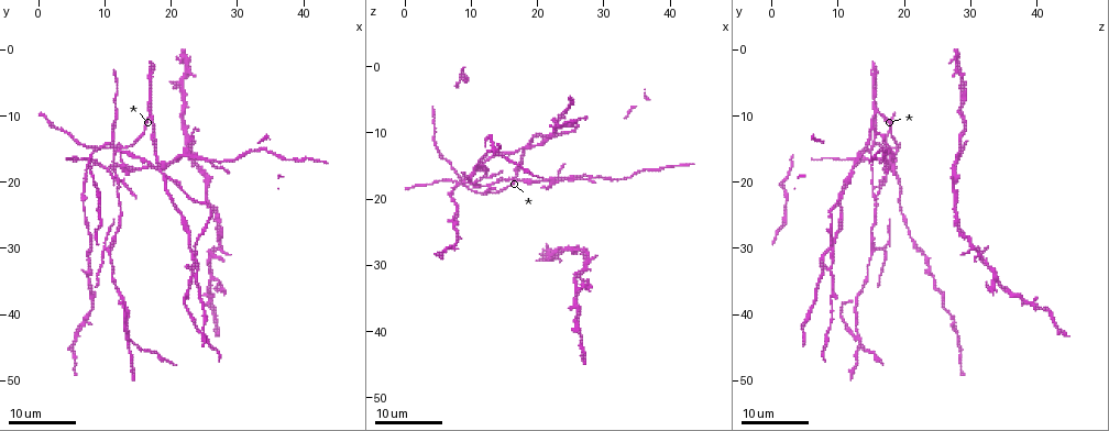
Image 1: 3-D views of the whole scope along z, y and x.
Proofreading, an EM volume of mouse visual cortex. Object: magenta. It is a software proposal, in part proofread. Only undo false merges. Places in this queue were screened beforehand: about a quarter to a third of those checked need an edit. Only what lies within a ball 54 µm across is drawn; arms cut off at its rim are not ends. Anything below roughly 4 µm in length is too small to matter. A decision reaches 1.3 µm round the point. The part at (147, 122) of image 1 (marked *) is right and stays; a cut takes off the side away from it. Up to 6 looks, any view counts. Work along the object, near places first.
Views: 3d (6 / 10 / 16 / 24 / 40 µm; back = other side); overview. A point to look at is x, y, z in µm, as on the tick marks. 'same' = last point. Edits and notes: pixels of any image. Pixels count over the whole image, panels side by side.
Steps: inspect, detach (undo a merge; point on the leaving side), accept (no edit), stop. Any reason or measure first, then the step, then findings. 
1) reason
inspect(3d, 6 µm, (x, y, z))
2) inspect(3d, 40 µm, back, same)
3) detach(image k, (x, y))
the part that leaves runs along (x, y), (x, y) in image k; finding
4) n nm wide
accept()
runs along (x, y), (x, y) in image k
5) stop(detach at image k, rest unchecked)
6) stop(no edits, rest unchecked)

three arms meet
inspect(3d, 16 µm, (18.0, 17.5, 12.5))

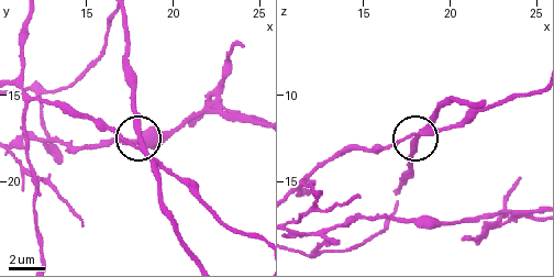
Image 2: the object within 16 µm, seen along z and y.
inspect(3d, 10 µm, (17.6, 17.9, 12.4))

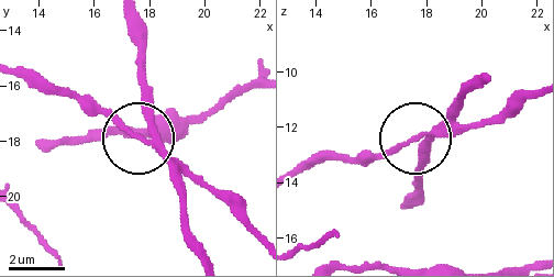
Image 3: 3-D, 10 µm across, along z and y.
inspect(3d, 6 µm, (17.6, 17.8, 12.4))

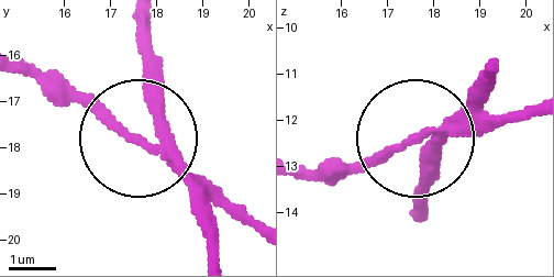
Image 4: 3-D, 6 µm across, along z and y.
side arm 39 µm
accept()
one neuron here

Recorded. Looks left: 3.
inspect(3d, 16 µm, (24.0, 17.0, 27.5))

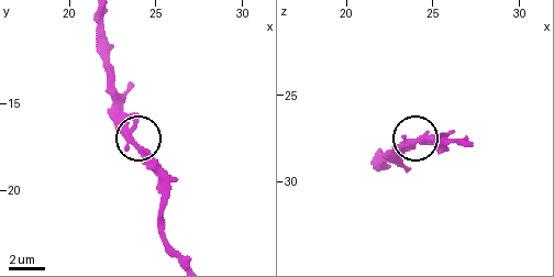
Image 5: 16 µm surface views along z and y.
closer look
inspect(3d, 10 µm, (23.6, 17.0, 27.9))

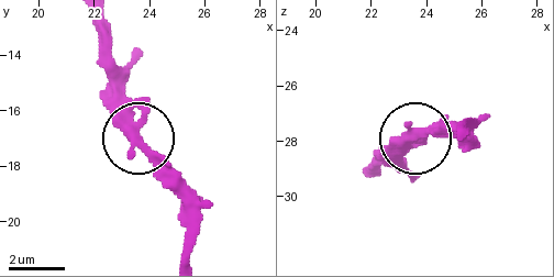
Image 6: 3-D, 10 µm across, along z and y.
accept()
one neuron here

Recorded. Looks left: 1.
stop(no edits, rest unchecked)

